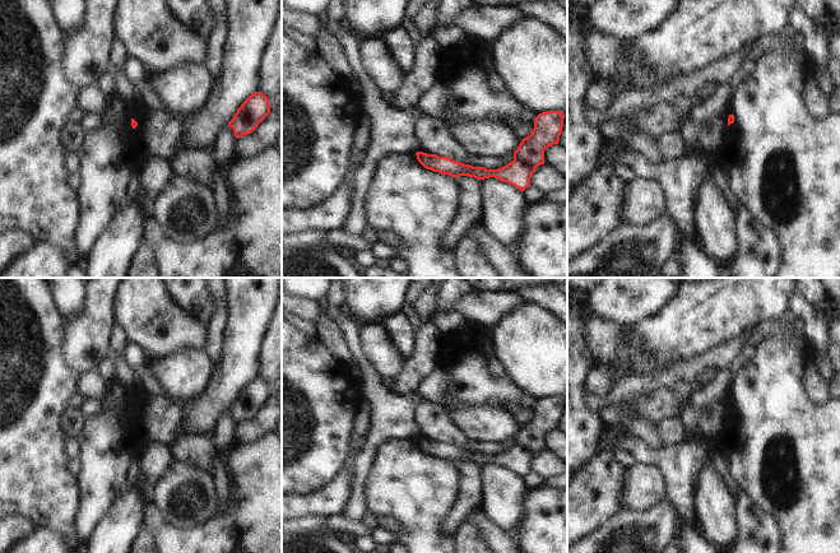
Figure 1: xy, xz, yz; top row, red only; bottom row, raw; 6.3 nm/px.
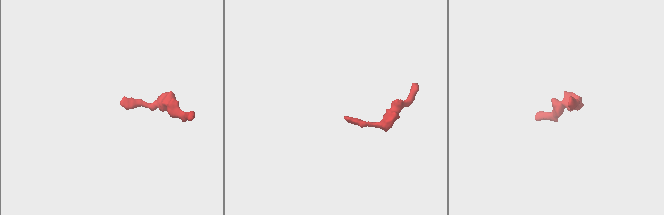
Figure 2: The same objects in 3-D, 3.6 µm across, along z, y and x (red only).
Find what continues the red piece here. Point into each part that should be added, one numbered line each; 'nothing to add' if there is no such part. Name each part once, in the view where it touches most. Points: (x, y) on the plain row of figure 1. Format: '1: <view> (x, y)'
nothing to add

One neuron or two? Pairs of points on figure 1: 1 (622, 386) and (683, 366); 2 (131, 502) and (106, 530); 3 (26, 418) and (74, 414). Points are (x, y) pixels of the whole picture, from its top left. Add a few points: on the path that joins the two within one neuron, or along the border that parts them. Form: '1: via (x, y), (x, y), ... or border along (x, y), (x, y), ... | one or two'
1: via (637, 384), (668, 376) | one
2: via (128, 509), (112, 524) | one
3: border along (68, 407), (61, 417), (61, 430), (65, 436) | two

